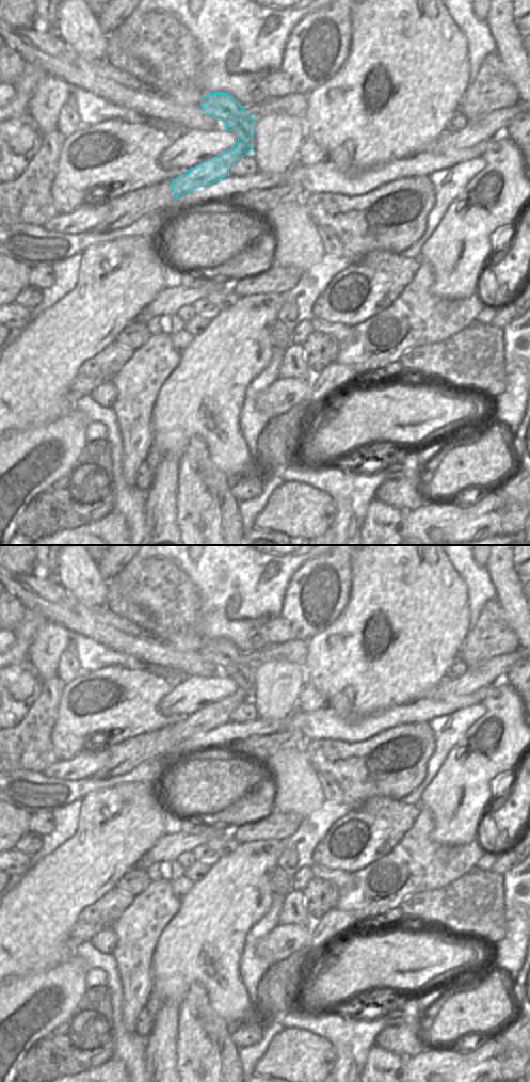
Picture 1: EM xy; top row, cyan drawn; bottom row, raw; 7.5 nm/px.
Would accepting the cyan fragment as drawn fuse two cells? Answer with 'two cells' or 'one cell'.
one cell

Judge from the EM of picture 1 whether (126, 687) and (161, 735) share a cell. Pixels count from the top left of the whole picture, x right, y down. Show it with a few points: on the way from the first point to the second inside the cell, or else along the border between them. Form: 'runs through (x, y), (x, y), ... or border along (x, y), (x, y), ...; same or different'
border along (171, 726), (143, 732), (133, 737); different

